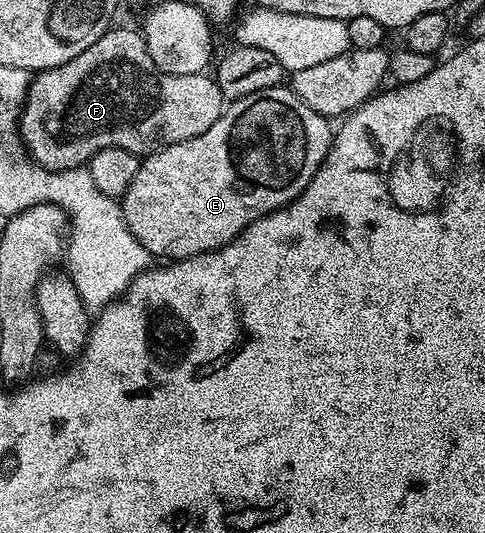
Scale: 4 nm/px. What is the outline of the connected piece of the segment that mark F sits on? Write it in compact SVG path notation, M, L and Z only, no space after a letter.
M111 26L110 30L105 31L102 36L97 39L88 49L84 49L84 53L80 53L76 57L72 57L72 61L68 61L59 67L53 67L47 71L39 71L33 76L30 82L30 91L26 94L26 103L22 106L22 118L20 120L20 134L25 150L28 152L34 162L39 163L41 167L47 167L49 171L70 171L74 167L82 167L89 164L89 161L97 151L115 147L116 149L124 149L128 153L145 157L151 155L153 151L161 151L168 145L176 145L180 141L188 141L192 137L200 137L200 133L204 133L208 129L212 129L212 125L216 125L216 121L221 117L224 110L224 100L222 90L219 89L217 82L213 78L209 79L209 74L199 73L196 75L169 75L157 69L151 70L151 75L145 75L142 67L148 69L154 67L152 57L146 48L146 36L141 30L133 31L130 27Z

